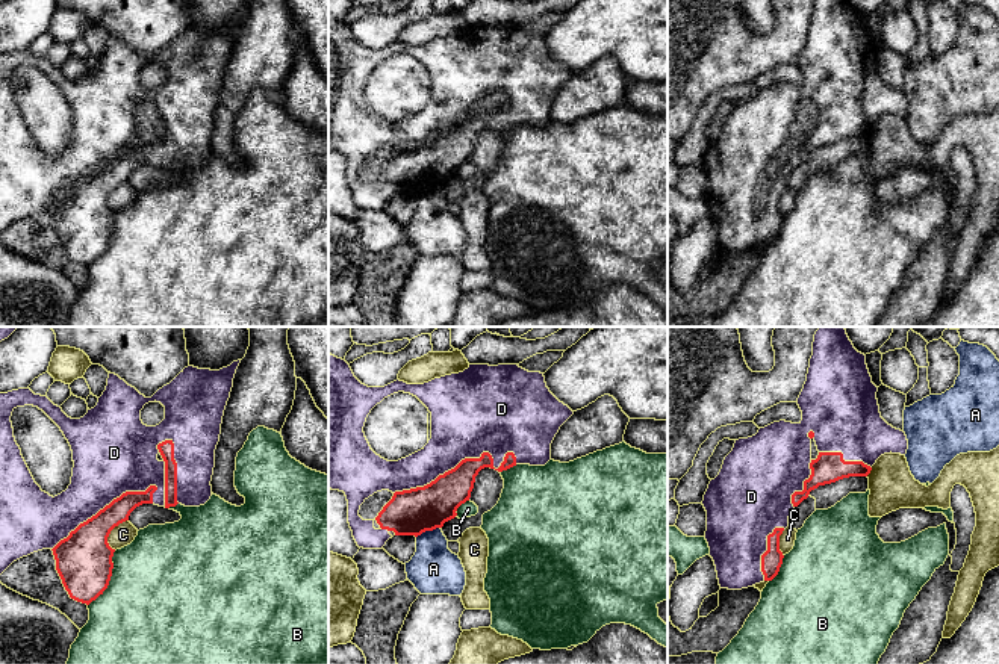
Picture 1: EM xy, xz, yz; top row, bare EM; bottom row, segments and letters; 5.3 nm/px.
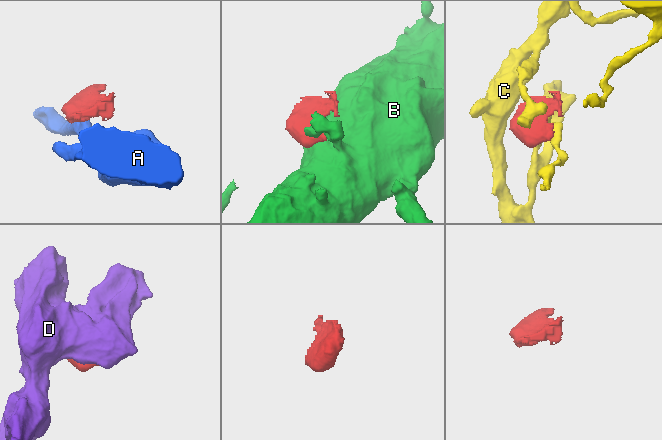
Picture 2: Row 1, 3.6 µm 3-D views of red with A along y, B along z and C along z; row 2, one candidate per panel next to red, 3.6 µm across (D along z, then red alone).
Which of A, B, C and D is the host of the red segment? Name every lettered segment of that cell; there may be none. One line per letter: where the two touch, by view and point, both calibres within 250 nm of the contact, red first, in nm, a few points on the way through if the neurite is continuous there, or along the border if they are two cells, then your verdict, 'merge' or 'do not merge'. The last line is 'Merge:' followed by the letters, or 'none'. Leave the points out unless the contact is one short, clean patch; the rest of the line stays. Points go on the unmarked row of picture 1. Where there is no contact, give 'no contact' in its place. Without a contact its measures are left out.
A: contact xz (427, 191); calibres 240 and 260 nm; do not merge
B: contact xy (109, 239); calibres 300 and 500 nm; do not merge
C: contact xy (109, 194); calibres 300 and 120 nm; do not merge
D: contact xz (462, 121); calibres 200 and 420 nm; merge
Merge: D

